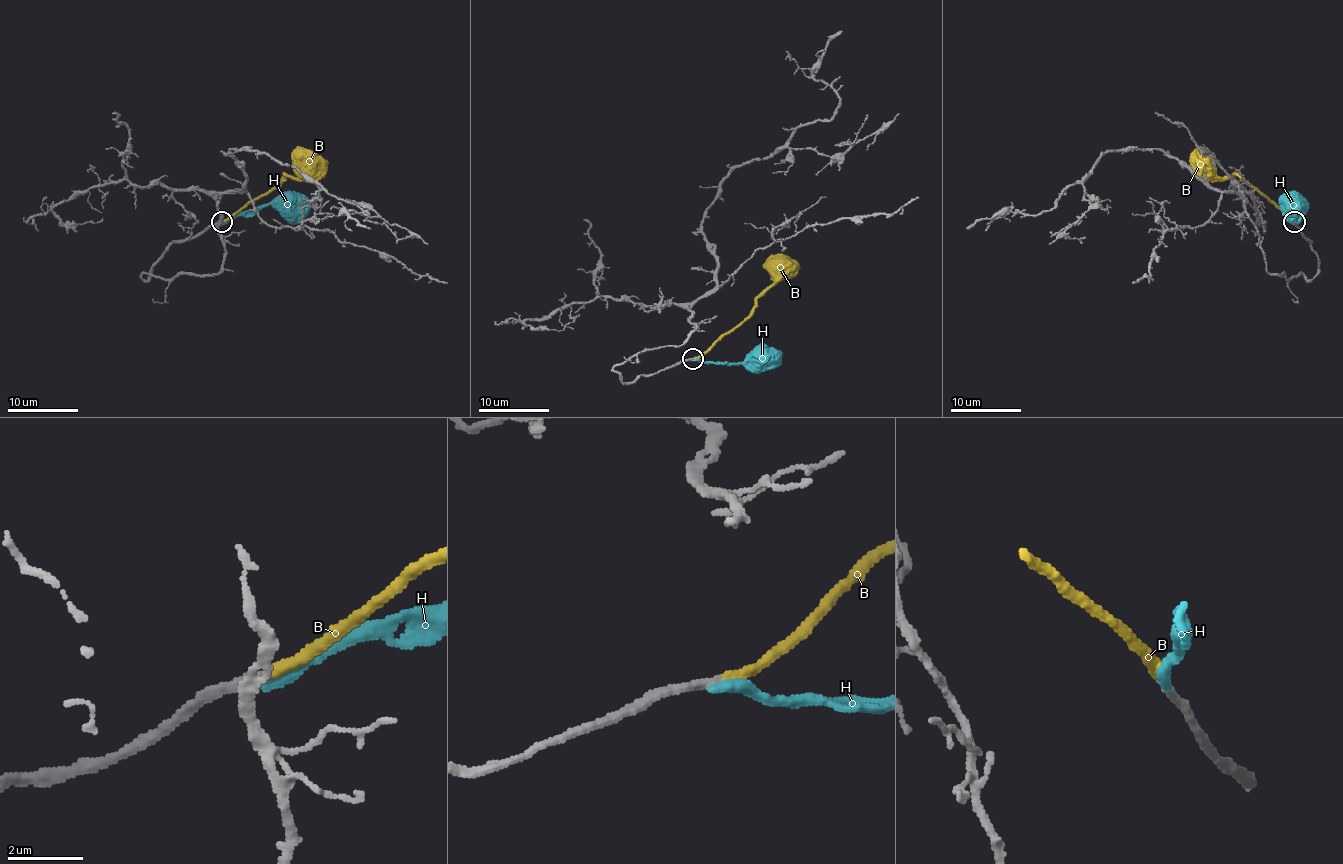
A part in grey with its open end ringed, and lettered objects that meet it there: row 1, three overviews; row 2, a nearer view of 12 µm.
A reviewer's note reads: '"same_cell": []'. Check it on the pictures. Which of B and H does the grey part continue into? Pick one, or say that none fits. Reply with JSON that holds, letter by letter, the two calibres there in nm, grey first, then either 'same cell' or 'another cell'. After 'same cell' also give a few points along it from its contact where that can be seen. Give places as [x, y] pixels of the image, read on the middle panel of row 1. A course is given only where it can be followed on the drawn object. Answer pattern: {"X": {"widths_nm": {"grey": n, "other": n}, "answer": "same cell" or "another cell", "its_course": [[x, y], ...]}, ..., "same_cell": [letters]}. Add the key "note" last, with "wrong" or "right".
{"B": {"widths_nm": {"grey": 280, "other": 280}, "answer": "same cell", "its_course": [[692, 359], [701, 357], [749, 314], [756, 298], [781, 268]]}, "H": {"widths_nm": {"grey": 300, "other": 380}, "answer": "another cell"}, "same_cell": ["B"], "note": "wrong"}

